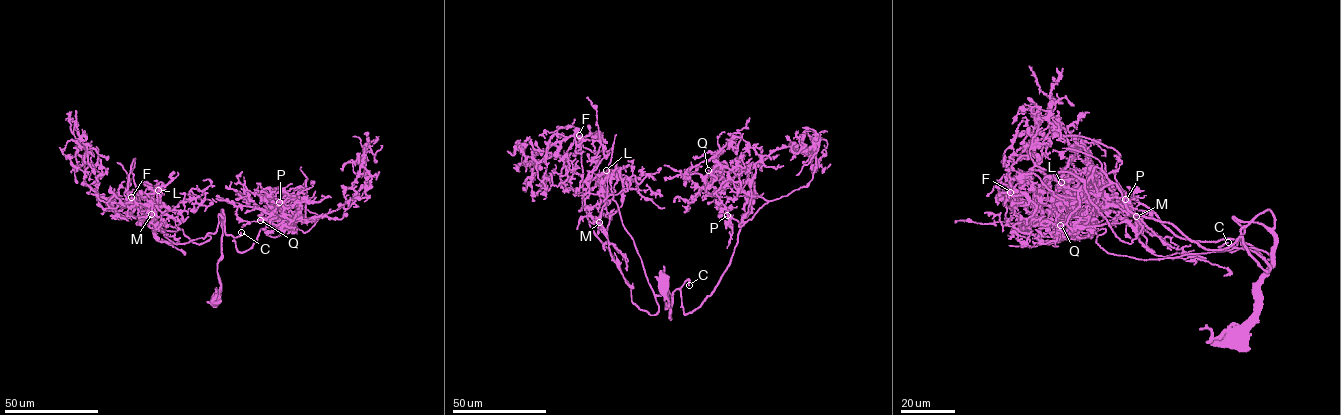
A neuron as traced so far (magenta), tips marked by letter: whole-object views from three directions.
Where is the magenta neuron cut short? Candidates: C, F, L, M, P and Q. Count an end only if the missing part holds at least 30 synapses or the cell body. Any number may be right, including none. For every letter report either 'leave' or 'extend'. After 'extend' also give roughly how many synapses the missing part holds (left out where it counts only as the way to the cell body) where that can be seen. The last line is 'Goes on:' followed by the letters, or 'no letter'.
C: leave
F: leave
L: extend; about 120 synapses
M: extend; about 50 synapses
P: leave
Q: extend; about 100 synapses
Goes on: L, M, Q

